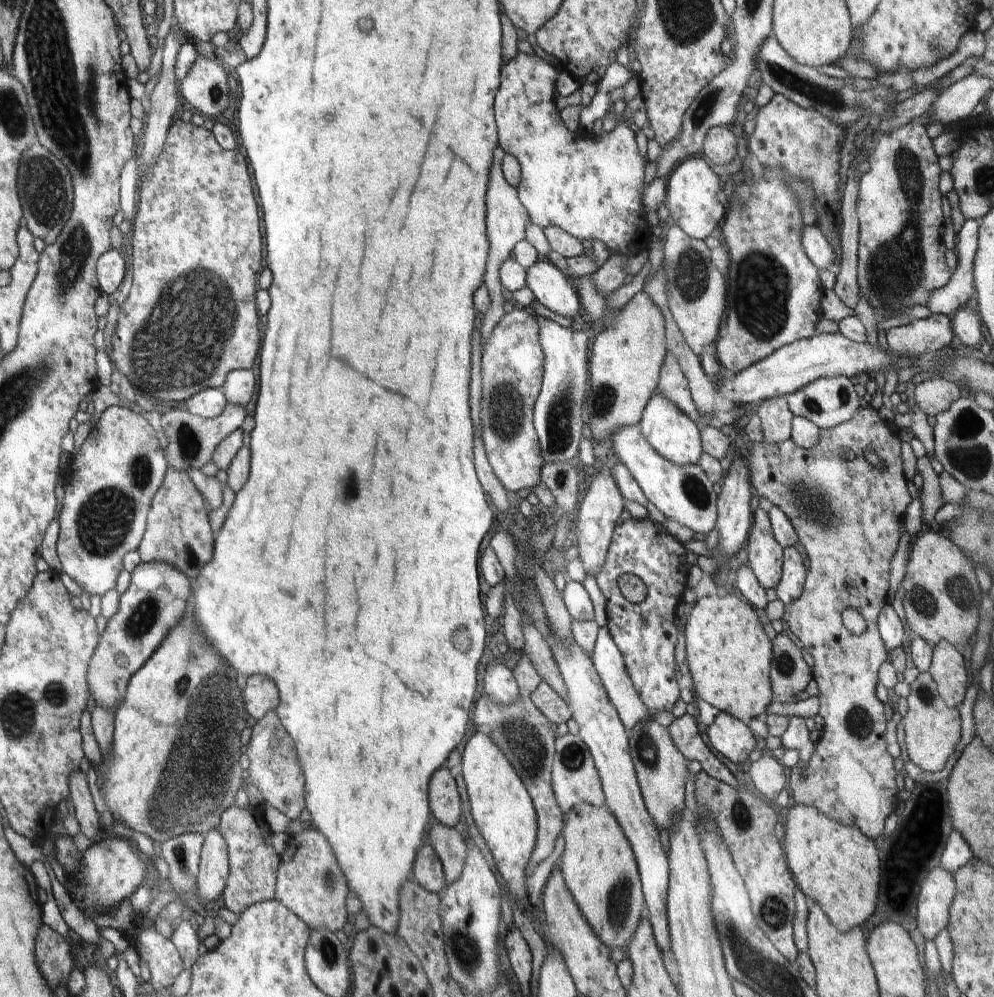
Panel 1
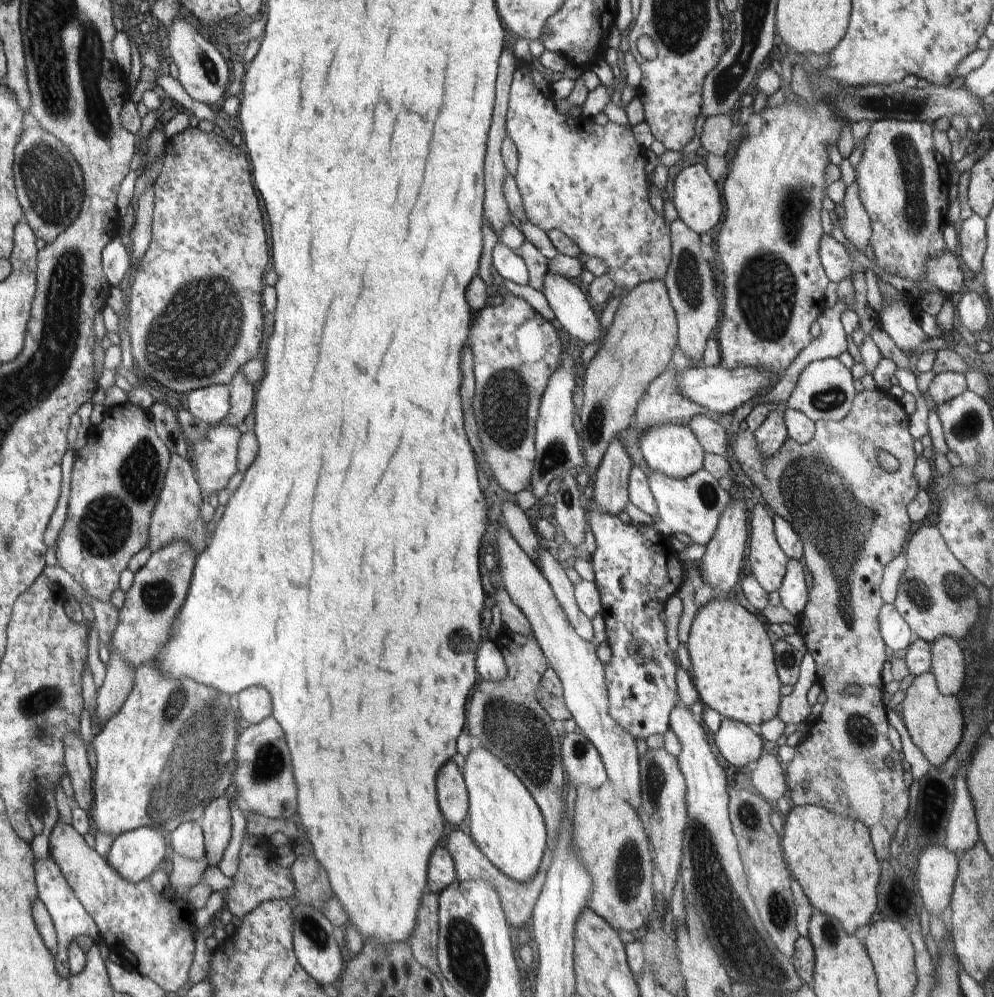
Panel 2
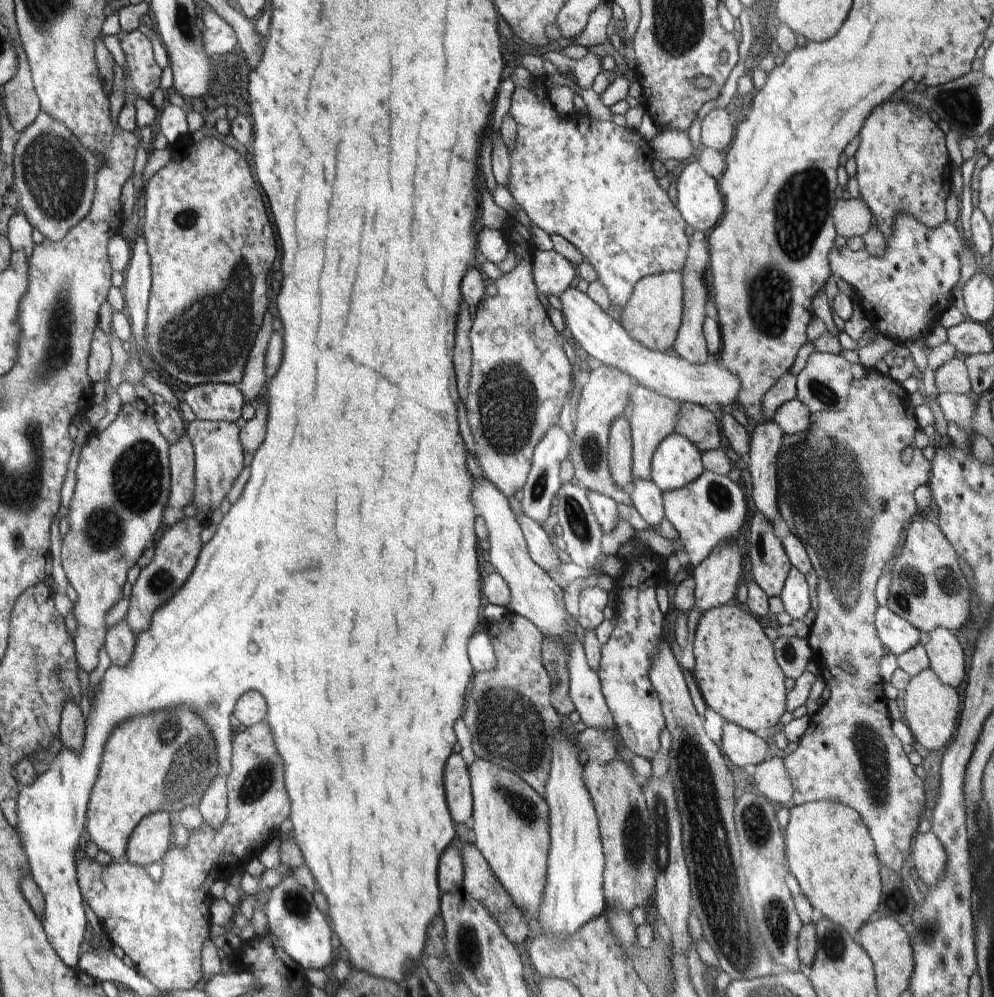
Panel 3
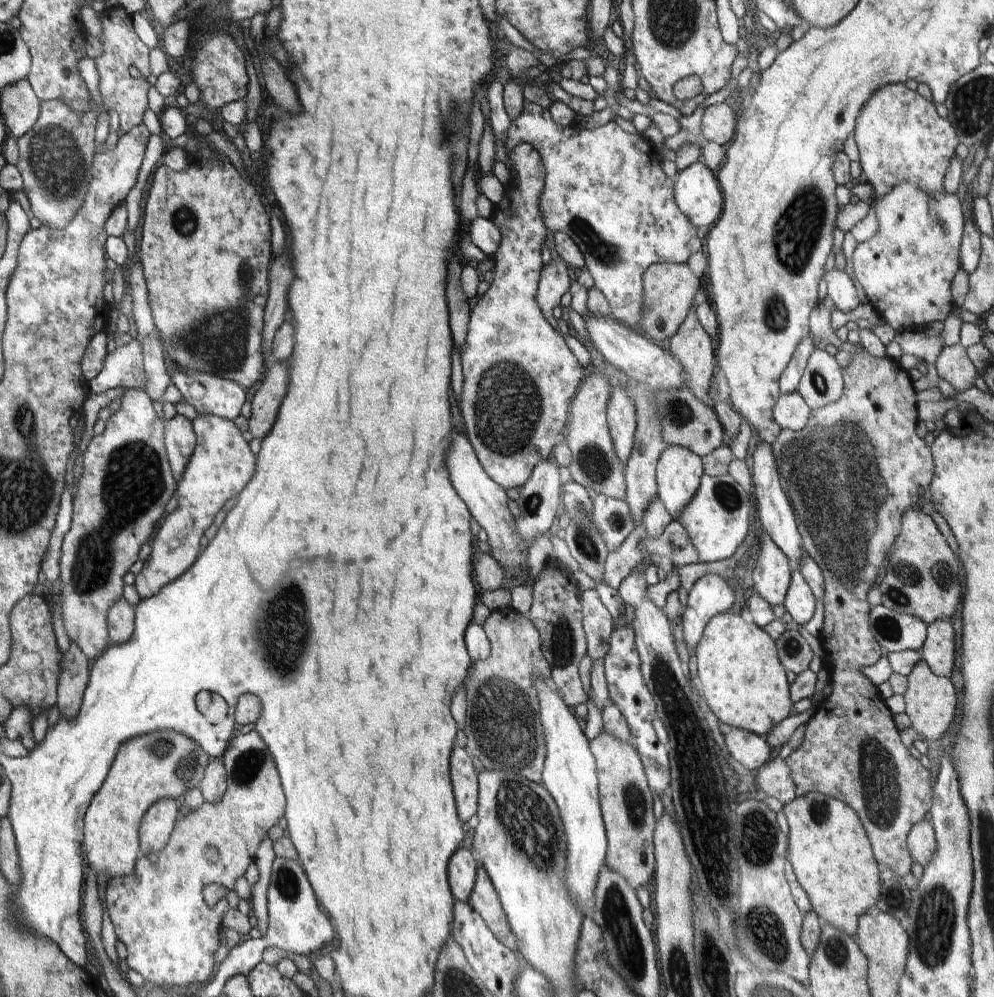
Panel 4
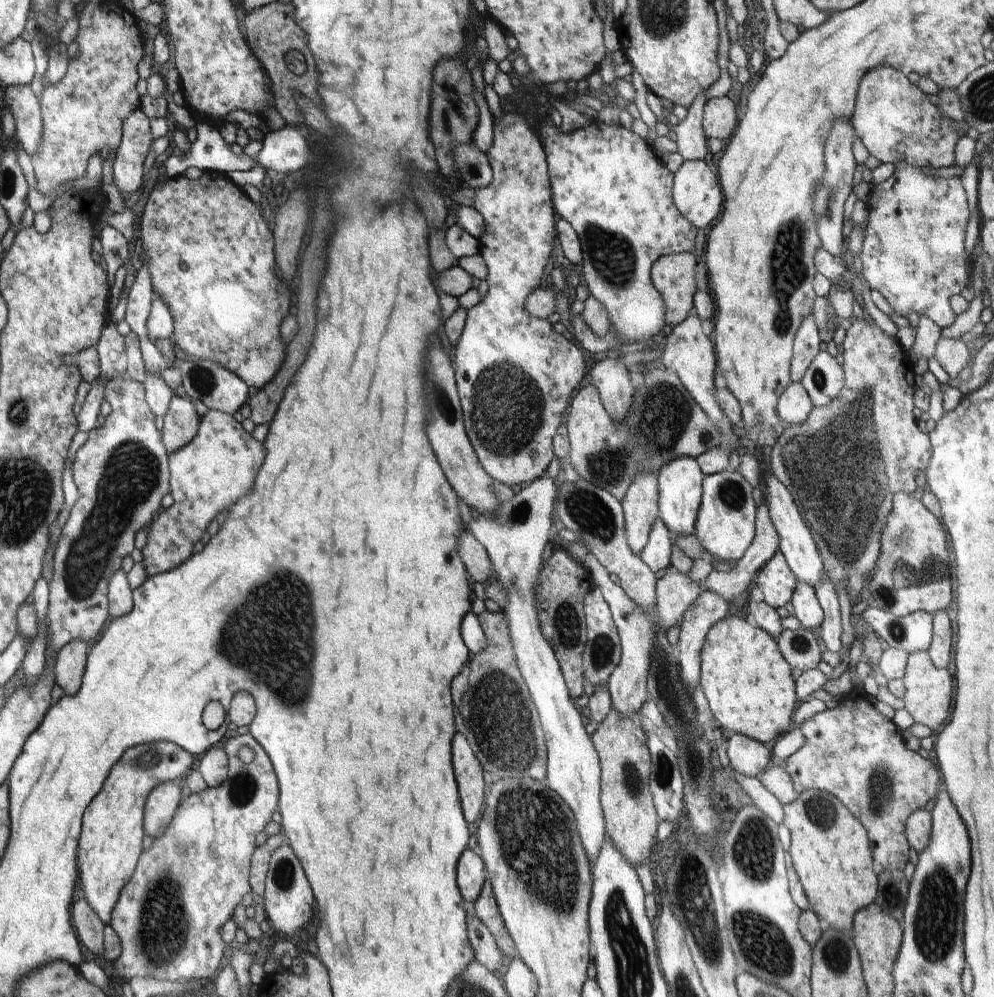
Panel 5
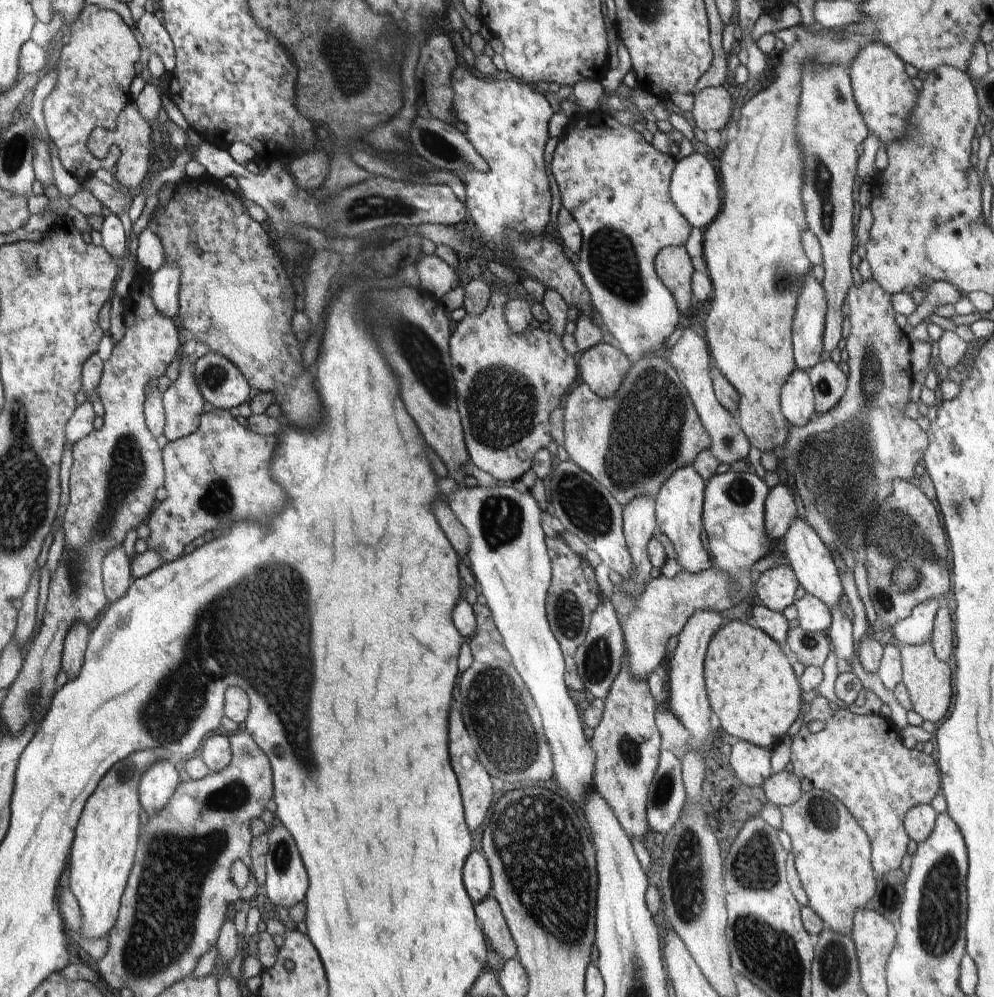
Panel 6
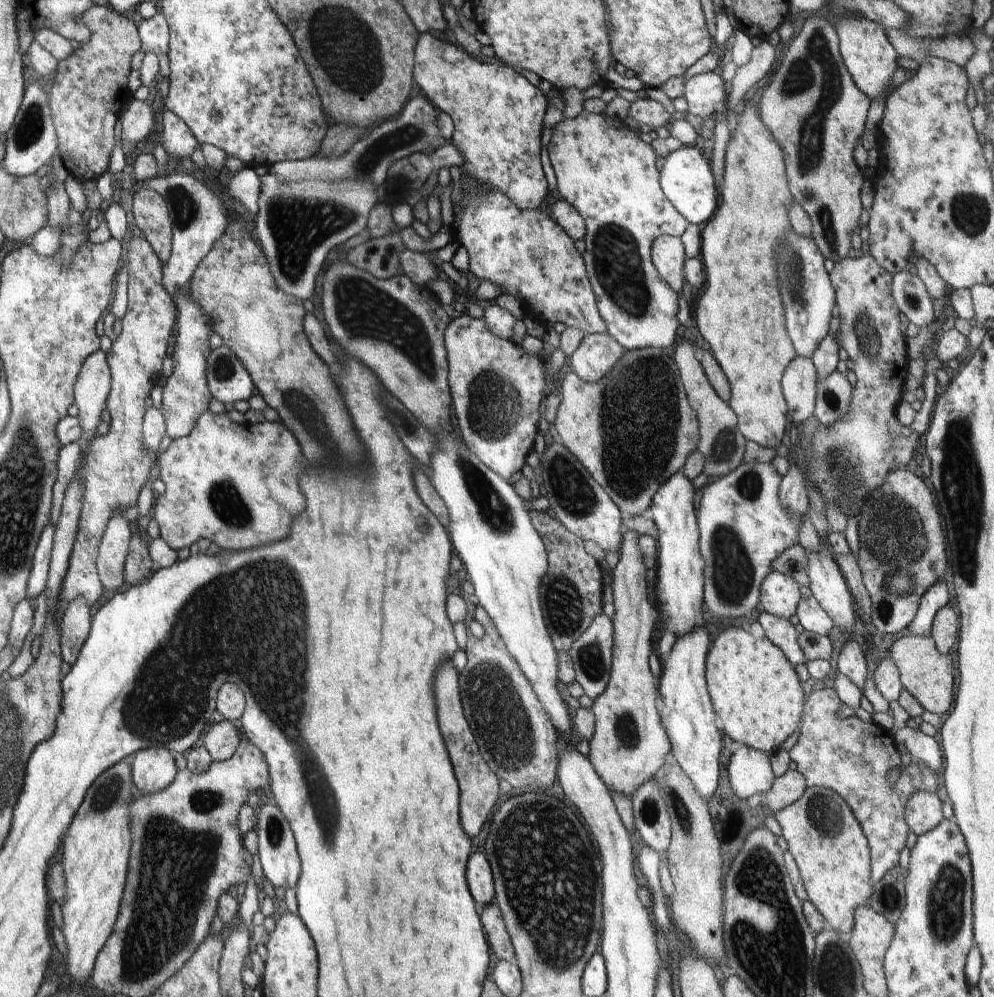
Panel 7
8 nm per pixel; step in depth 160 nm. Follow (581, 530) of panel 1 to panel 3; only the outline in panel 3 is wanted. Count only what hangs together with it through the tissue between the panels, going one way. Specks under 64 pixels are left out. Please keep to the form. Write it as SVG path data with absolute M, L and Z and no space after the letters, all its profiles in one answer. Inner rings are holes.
M628 413L614 418L609 431L607 449L610 476L616 486L629 490L632 480L633 441Z

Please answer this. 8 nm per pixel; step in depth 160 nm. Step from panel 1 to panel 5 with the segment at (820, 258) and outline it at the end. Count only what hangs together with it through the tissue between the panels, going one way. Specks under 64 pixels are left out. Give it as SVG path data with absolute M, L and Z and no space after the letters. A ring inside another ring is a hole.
M907 162L896 165L896 171L888 180L872 186L872 195L866 203L869 218L860 253L860 277L867 280L872 291L878 291L886 299L896 314L907 318L910 312L918 312L943 329L952 326L957 317L950 306L950 298L970 285L977 268L964 250L966 225L970 217L966 192L959 177L927 176L920 167Z

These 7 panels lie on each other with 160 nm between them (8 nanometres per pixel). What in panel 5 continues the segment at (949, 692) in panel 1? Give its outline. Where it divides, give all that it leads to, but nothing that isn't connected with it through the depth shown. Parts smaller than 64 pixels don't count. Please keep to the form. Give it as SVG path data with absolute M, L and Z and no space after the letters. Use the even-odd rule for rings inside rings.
M946 611L933 614L933 637L927 650L932 664L936 668L947 670L952 652L952 631L950 619Z

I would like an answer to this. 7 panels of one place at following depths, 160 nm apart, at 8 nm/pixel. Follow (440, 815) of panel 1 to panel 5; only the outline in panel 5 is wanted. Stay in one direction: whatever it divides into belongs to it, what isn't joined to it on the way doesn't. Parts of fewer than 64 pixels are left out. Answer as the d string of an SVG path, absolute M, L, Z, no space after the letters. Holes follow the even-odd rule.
M456 734L452 740L452 764L464 818L468 824L476 822L482 816L482 804L484 804L484 780L482 780L484 770L474 758L468 740L462 734Z

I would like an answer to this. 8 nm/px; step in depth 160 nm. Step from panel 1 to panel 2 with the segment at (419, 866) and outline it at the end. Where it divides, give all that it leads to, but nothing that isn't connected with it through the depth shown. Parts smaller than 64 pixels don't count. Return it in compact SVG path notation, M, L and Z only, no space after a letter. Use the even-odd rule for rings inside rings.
M442 846L434 848L432 856L428 860L428 876L426 878L428 878L428 892L436 894L442 893L457 879L454 860L446 848Z

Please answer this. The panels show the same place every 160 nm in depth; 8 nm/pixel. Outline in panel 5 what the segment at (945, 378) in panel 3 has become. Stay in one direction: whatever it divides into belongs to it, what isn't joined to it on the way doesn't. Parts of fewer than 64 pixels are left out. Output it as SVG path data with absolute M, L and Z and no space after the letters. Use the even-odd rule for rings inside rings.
M941 339L935 348L935 359L938 364L948 373L948 376L955 383L959 380L958 374L964 367L970 365L970 350L968 345L960 339Z

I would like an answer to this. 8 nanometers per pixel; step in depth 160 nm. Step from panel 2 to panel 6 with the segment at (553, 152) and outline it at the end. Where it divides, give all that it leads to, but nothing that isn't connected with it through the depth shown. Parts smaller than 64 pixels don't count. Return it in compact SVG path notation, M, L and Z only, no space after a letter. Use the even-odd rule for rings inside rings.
M604 110L576 117L559 138L550 162L558 184L562 206L576 218L581 232L577 271L591 296L591 304L603 324L620 344L626 356L658 350L680 326L680 314L672 293L656 274L656 255L666 247L684 247L691 233L690 223L678 212L669 193L671 174L677 161L648 143L642 134L619 123Z

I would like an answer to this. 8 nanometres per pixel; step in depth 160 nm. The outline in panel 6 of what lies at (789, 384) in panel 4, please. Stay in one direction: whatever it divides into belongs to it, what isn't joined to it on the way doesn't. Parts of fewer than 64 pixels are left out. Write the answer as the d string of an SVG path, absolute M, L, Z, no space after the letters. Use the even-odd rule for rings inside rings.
M813 271L805 275L805 282L800 290L792 325L793 355L796 369L808 371L825 356L823 347L823 330L827 309L824 287L813 276Z

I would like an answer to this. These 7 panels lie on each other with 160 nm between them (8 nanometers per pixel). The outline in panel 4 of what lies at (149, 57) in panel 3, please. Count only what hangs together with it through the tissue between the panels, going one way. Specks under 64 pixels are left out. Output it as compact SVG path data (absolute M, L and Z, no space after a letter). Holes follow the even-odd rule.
M106 8L102 14L97 14L102 23L102 38L100 42L103 54L94 58L96 69L99 75L98 94L100 102L104 104L104 110L109 114L116 111L120 120L120 133L128 133L134 126L143 124L143 117L148 107L148 90L151 85L146 81L146 77L151 75L149 70L148 46L136 36L133 28L133 19L124 8ZM130 68L136 68L140 72L140 78L134 78L130 74Z

